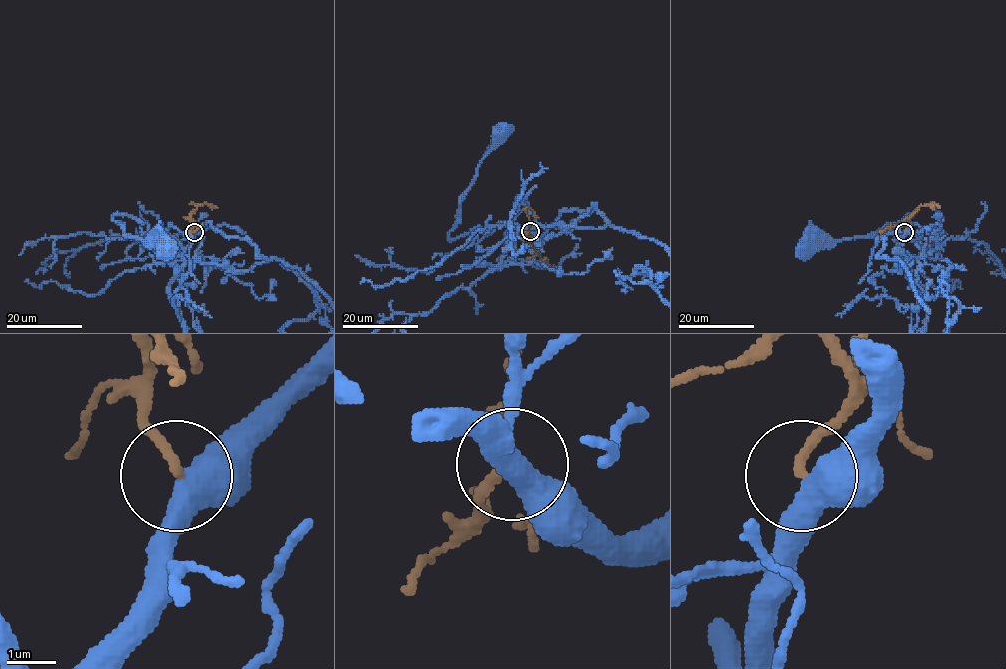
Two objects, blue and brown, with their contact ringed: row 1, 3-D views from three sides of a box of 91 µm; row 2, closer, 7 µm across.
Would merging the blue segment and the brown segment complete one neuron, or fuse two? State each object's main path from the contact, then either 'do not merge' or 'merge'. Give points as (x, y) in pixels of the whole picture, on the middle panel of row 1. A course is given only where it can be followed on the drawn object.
blue runs (530, 231), (498, 223), (486, 234), (474, 227), (449, 238), (462, 194), (479, 162), (501, 135); brown runs (530, 231), (526, 240), (542, 260), (554, 265); merge

